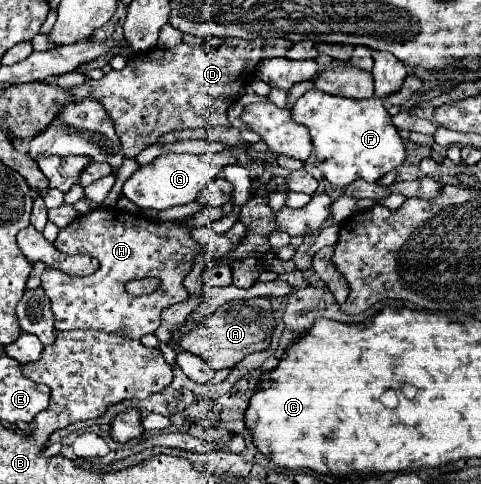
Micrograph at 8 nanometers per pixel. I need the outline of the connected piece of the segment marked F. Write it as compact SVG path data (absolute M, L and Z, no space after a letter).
M310 89L294 103L292 119L308 127L316 149L318 169L332 185L346 187L358 177L364 181L378 181L384 173L406 161L406 141L400 137L390 113L376 95L366 101L356 101Z

